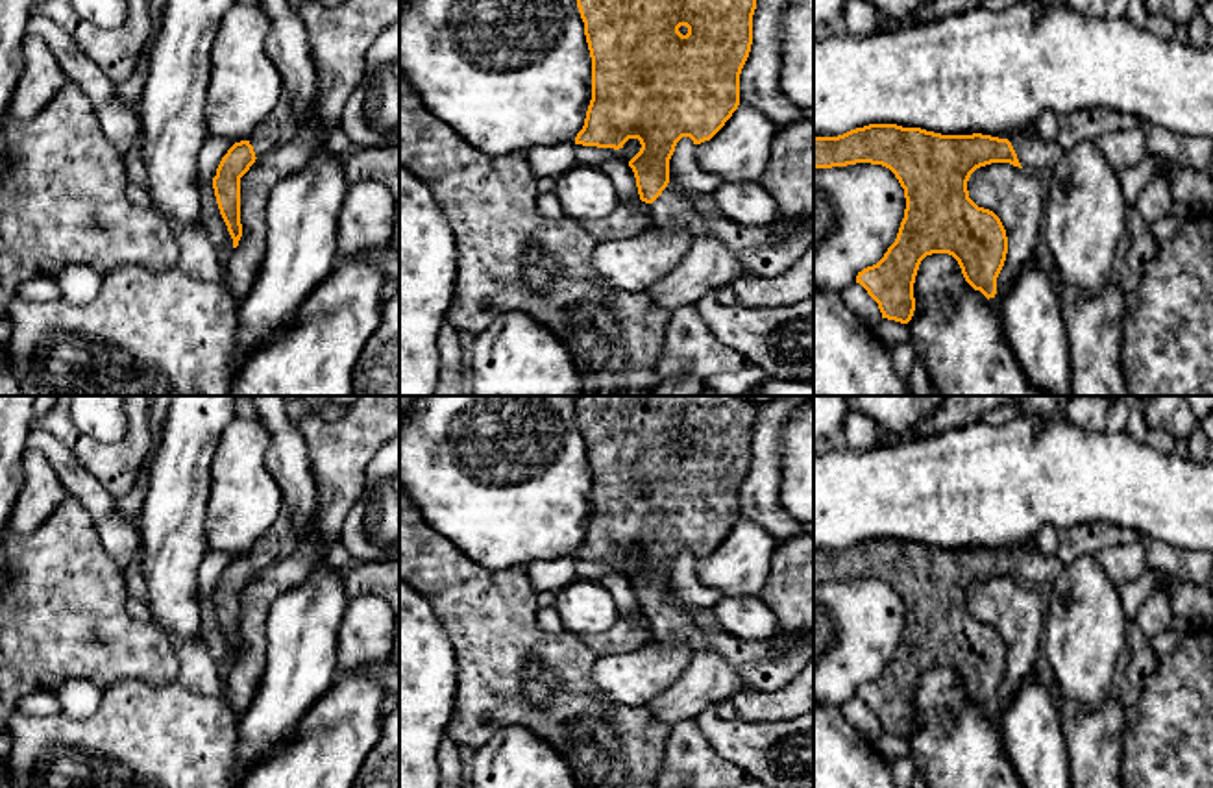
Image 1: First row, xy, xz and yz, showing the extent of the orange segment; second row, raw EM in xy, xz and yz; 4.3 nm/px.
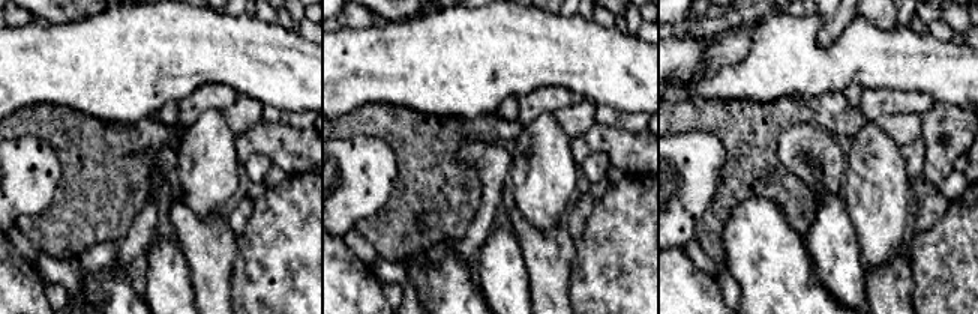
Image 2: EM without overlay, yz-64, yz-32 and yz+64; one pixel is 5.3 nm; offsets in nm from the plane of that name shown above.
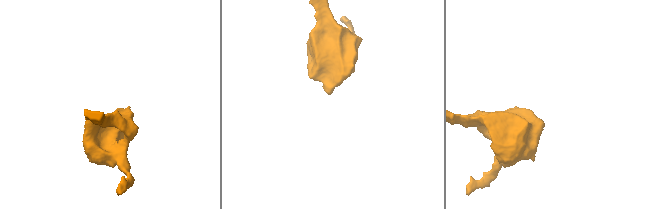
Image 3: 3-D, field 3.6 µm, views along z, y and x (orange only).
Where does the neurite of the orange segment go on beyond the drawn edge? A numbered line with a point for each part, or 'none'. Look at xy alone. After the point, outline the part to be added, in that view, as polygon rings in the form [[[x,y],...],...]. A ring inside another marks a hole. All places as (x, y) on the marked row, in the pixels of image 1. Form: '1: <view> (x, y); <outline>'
1: xy (265, 137); [[[276,115],[266,117],[250,135],[255,157],[263,157],[279,144],[279,124]]]

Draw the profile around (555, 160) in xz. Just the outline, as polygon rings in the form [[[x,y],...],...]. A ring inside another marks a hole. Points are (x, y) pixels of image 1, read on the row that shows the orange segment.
[[[558,142],[553,146],[534,146],[527,150],[527,161],[533,174],[540,179],[545,176],[558,178],[575,166],[575,142]]]

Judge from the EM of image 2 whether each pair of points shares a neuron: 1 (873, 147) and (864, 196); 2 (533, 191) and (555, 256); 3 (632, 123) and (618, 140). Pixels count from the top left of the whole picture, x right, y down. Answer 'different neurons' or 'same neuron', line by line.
1: same neuron
2: different neurons
3: different neurons

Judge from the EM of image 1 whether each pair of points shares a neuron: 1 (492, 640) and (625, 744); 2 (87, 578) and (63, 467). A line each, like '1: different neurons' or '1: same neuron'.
1: same neuron
2: different neurons

